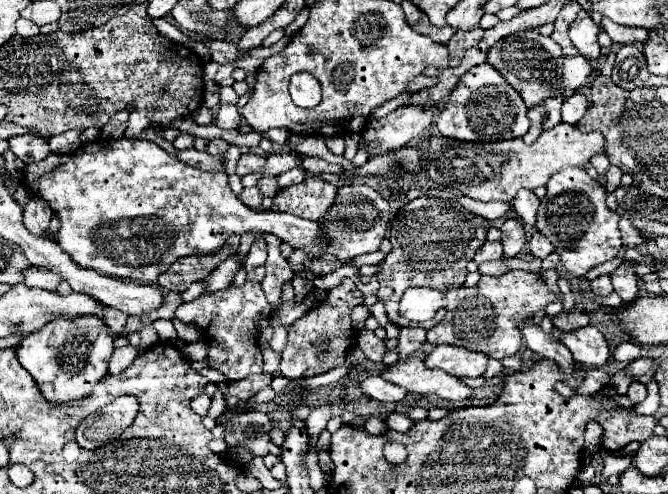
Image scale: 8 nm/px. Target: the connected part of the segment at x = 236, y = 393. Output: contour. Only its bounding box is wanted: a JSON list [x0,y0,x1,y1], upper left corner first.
[223,374,273,406]

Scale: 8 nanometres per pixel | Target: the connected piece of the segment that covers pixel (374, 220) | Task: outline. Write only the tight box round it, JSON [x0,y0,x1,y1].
[321,184,393,260]

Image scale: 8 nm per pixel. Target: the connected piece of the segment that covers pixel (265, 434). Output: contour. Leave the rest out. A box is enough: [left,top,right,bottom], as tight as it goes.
[223,412,281,456]

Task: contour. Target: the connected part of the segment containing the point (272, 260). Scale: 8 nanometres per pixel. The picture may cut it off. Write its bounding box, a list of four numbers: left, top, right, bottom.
[261,234,293,322]

